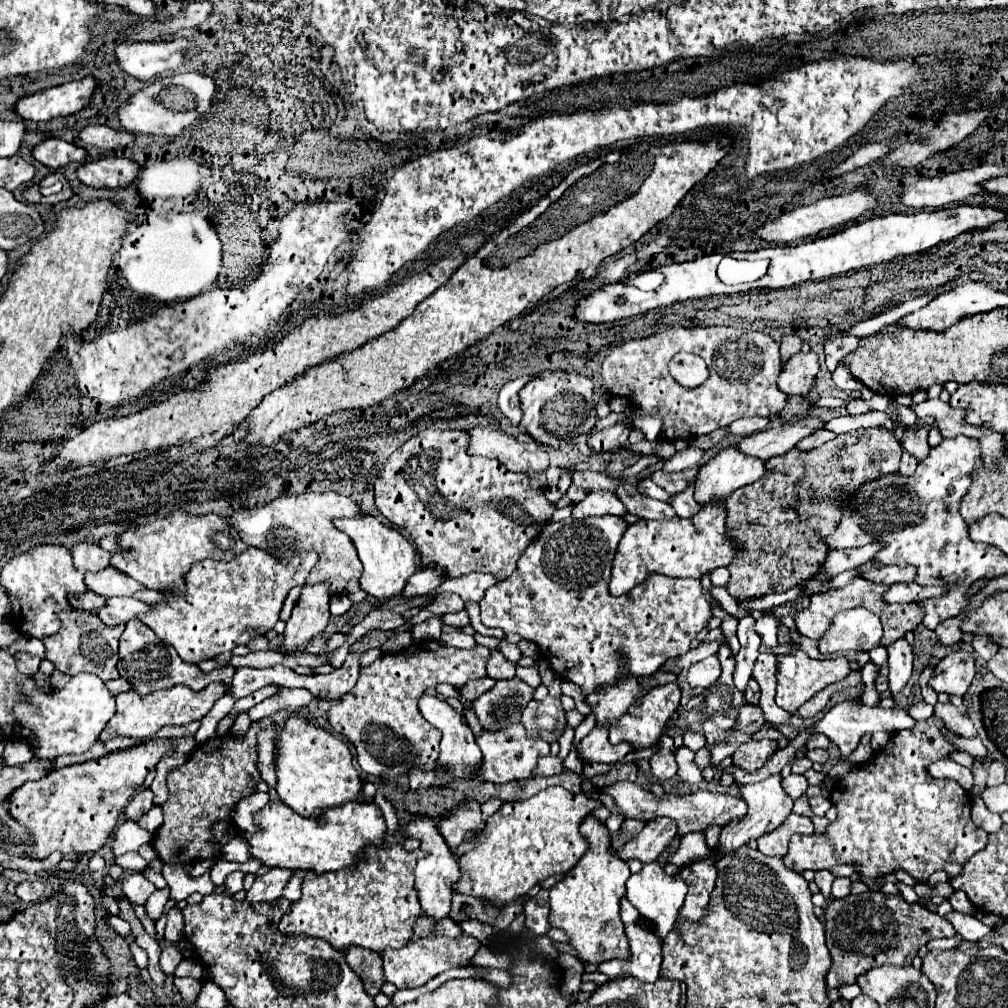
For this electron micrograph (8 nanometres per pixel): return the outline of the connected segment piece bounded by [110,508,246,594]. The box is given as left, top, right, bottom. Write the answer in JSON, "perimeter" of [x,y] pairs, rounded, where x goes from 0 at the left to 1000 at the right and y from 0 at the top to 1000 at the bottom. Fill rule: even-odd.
{"perimeter":[[[173,504],[165,514],[157,514],[151,520],[121,528],[117,534],[117,544],[119,546],[111,550],[109,562],[131,571],[145,583],[173,583],[173,587],[179,589],[183,585],[183,569],[192,558],[198,558],[202,554],[230,556],[234,550],[244,546],[244,540],[238,536],[226,514],[218,514],[214,510],[187,510],[179,504]],[[214,530],[222,530],[222,544],[214,542]]]}

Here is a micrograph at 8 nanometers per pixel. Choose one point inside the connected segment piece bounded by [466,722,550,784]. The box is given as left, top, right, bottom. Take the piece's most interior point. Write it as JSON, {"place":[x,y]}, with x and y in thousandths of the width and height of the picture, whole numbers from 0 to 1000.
{"place":[504,748]}

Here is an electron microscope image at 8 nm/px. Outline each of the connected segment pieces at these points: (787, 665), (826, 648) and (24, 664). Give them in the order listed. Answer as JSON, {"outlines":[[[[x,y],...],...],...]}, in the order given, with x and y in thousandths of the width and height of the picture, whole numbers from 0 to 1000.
{"outlines":[[[[788,645],[784,649],[772,651],[772,667],[770,667],[770,698],[780,706],[790,706],[800,694],[804,694],[810,687],[819,683],[821,679],[833,677],[843,669],[843,659],[837,651],[806,655],[802,649]]],[[[859,603],[835,605],[823,617],[823,625],[812,635],[812,645],[815,649],[831,649],[839,645],[863,647],[873,641],[875,619],[869,609],[863,609]]],[[[18,647],[18,649],[14,649],[14,655],[16,655],[16,661],[18,661],[18,665],[22,665],[24,669],[30,669],[32,671],[32,667],[30,665],[34,665],[36,667],[36,651],[32,651],[32,649],[26,649],[26,647]]]]}

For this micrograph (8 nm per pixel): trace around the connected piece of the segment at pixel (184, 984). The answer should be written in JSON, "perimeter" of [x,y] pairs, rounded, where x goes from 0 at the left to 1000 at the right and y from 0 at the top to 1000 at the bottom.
{"perimeter":[[[173,970],[173,978],[177,980],[177,984],[181,986],[181,992],[185,996],[194,996],[194,990],[196,990],[198,980],[200,980],[200,972],[194,972],[194,970]]]}

